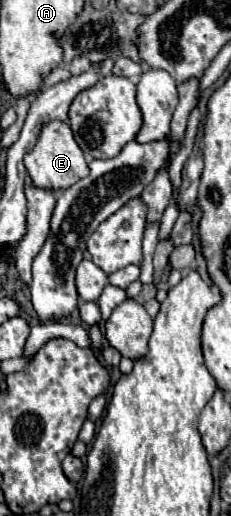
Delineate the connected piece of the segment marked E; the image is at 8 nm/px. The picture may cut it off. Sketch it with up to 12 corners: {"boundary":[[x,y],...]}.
{"boundary":[[51,121],[25,155],[35,187],[63,191],[89,175],[69,125]]}

